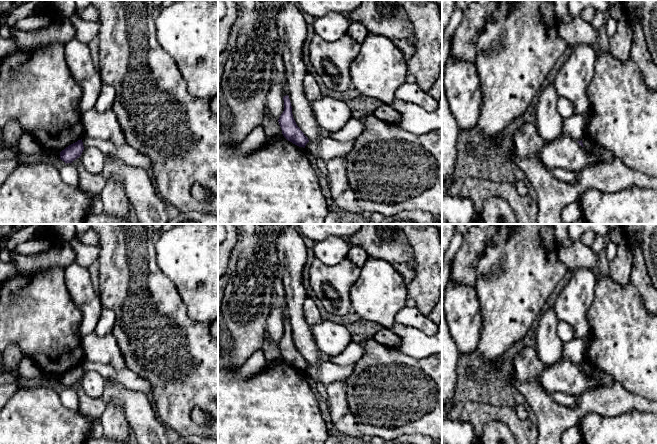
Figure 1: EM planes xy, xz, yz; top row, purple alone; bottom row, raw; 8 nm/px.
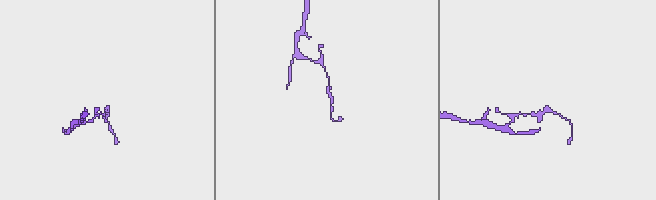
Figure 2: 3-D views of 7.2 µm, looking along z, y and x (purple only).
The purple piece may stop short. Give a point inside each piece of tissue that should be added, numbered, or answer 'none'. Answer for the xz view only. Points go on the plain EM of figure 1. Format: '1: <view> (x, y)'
none

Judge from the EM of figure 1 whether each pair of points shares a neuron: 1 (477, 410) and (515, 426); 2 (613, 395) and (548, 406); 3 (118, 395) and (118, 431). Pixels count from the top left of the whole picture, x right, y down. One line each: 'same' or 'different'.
1: same
2: same
3: different

